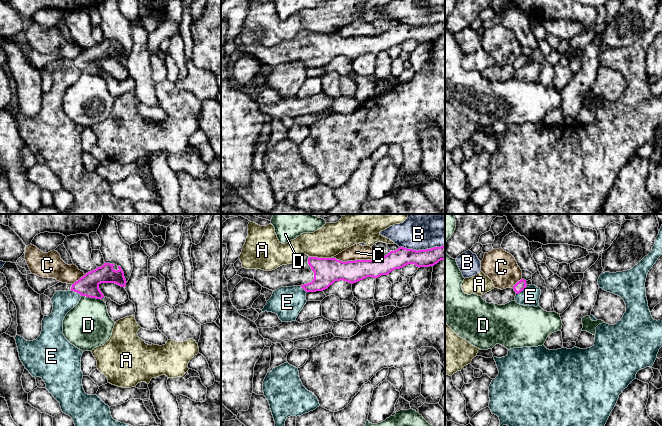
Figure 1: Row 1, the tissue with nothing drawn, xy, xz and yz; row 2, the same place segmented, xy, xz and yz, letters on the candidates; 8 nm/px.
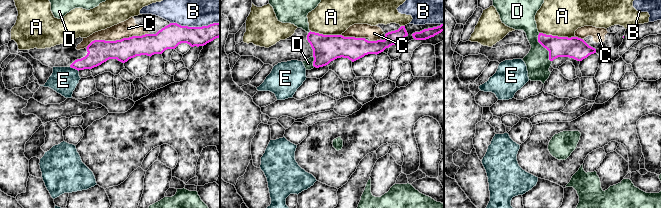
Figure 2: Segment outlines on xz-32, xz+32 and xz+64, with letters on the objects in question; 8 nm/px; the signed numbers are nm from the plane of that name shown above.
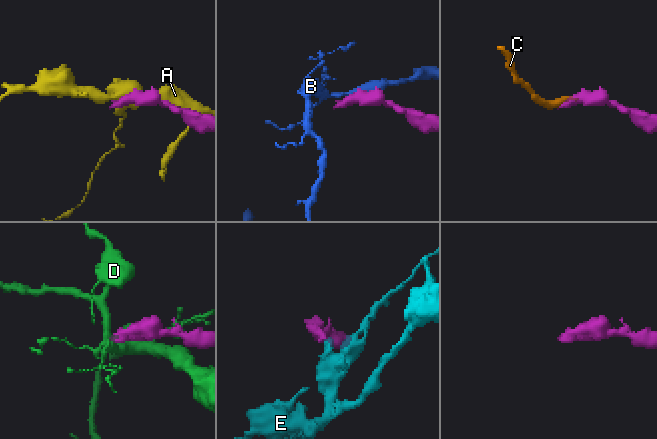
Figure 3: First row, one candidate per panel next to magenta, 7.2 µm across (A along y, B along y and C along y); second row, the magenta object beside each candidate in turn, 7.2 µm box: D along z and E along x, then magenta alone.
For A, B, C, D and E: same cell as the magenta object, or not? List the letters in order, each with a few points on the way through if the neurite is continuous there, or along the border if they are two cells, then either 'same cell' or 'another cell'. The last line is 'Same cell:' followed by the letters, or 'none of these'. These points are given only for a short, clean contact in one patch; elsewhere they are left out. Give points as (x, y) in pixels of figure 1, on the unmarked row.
A: another cell
B: another cell
C: another cell
D: border along xy (82, 71), (100, 75); another cell
E: border along xy (71, 66), (81, 72); another cell
Same cell: none of these

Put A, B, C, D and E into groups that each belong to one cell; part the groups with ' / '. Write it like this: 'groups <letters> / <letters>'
groups A / B / C / D / E

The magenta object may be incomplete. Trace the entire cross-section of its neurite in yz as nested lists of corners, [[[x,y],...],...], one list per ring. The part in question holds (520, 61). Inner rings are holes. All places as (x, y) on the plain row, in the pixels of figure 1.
[[[521,55],[512,64],[498,65],[494,64],[491,67],[482,71],[482,75],[487,79],[495,79],[505,81],[515,76],[515,72],[526,64],[526,56]]]

